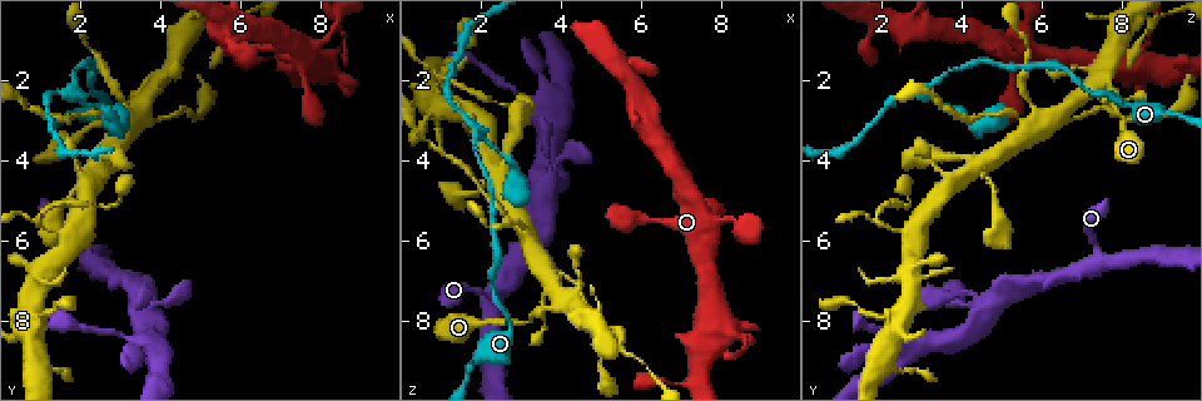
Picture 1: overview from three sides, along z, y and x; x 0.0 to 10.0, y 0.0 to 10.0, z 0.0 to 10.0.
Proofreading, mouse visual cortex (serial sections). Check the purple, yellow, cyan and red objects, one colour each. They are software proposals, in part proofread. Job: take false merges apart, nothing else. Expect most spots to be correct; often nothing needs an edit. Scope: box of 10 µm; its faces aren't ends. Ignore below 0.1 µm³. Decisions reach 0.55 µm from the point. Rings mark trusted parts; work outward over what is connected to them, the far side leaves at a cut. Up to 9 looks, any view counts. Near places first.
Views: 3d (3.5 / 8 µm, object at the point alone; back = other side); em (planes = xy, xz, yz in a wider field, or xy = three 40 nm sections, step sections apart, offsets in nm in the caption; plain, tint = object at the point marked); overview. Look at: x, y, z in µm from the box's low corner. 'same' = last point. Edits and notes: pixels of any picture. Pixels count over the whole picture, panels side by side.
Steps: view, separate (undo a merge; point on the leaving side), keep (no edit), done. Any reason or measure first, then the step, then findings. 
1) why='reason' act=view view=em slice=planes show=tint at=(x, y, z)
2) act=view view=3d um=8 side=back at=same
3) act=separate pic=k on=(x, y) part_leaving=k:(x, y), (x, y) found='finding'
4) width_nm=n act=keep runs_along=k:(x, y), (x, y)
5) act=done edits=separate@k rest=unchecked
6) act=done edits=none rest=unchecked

why='narrows sharply' act=view view=3d um=3.5 at=(8.60, 1.00, 8.65)

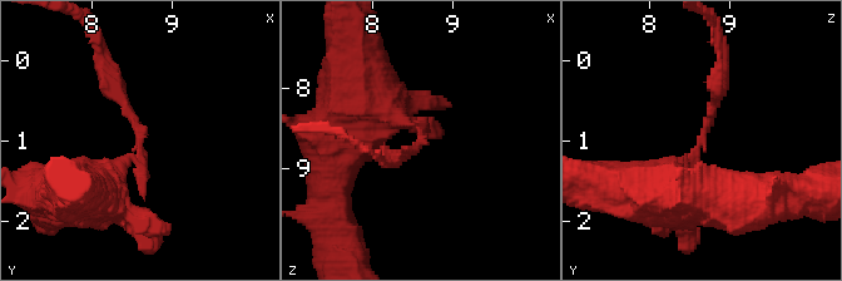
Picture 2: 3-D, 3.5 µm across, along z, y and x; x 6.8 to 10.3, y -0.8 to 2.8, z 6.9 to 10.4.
arm_widths_nm=200,500 why='need the tissue' act=view view=em slice=xy step=1 show=tint at=(8.60, 1.00, 8.65)

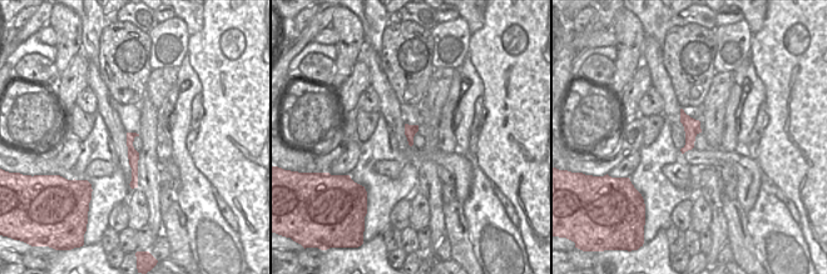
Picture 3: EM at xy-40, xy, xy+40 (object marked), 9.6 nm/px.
act=separate pic=2 on=(130, 114) part_leaving=2:(133, 162), (142, 134), (99, 62) found='a second cell is stuck on'

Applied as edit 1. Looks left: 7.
act=view view=overview

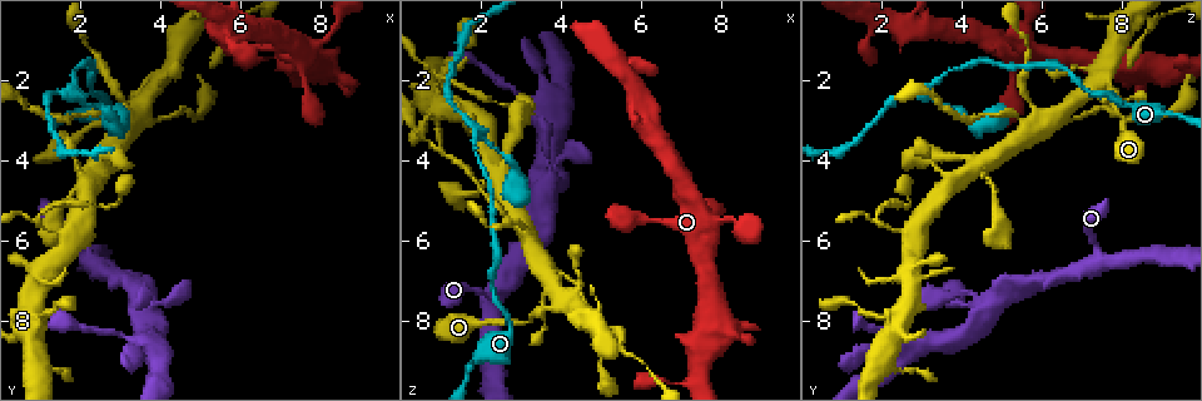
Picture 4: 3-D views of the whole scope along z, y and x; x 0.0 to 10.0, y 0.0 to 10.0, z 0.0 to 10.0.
why='abrupt turn' act=view view=em slice=xy step=5 show=tint at=(3.70, 2.00, 7.70)

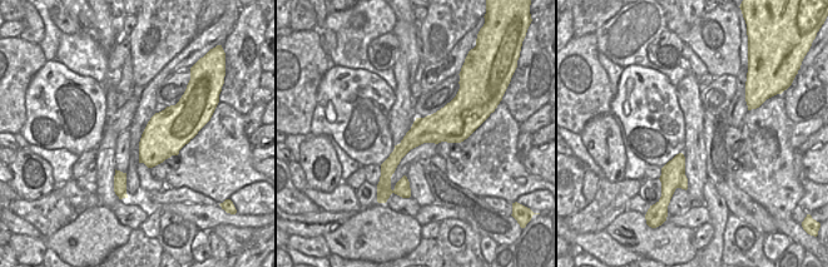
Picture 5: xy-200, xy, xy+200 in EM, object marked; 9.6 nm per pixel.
act=view view=3d um=3.5 at=same

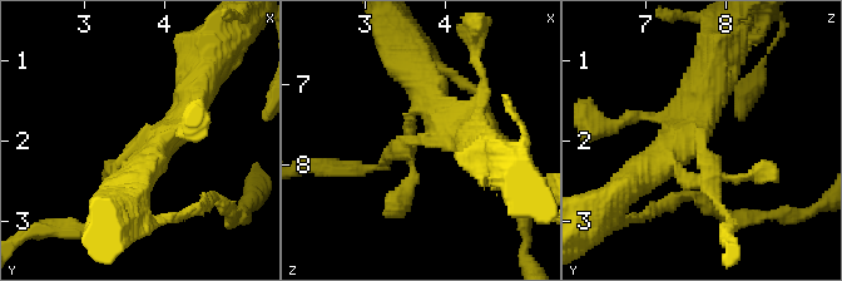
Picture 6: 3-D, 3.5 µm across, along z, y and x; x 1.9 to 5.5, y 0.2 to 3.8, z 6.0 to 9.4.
act=keep runs_along=6:(384, 159), (434, 131), (419, 75) found='one cell here'

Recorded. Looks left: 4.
why='four arms meet' act=view view=3d um=8 at=(3.80, 7.60, 4.35)

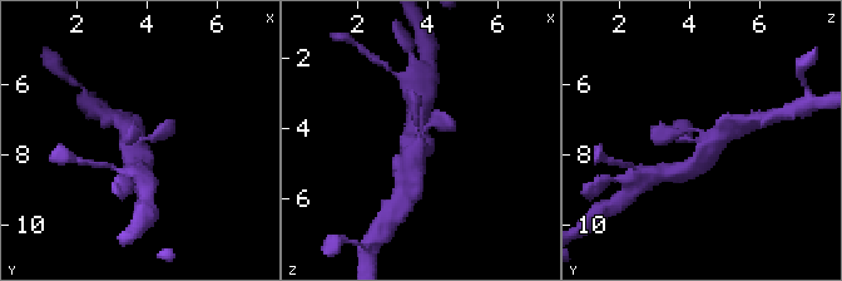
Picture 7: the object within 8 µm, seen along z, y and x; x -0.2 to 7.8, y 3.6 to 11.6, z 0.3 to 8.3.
arms=4 arm_widths_nm=150,200,500,500 why='shape alone is not enough' act=view view=em slice=planes show=tint at=same

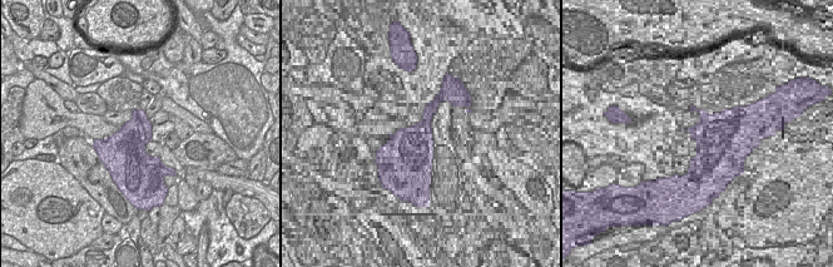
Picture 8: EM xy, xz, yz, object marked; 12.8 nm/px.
act=keep found='one cell here'

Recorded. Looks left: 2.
why='two arms in line, one across' act=view view=3d um=3.5 at=(3.05, 3.35, 5.70)

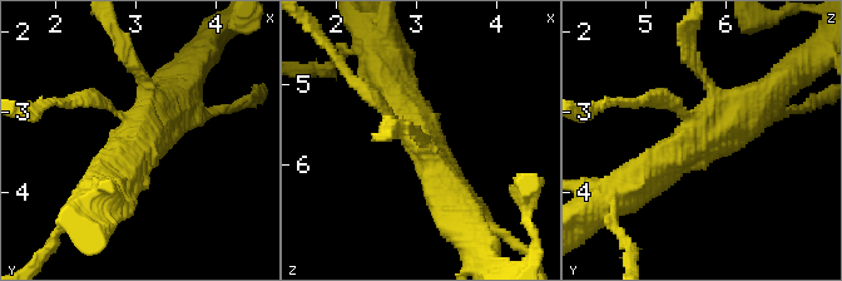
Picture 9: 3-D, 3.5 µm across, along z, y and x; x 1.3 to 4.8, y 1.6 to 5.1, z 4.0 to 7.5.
arms=3 arm_widths_nm=150,400,500 why='need the tissue' act=view view=em slice=xy step=5 show=tint at=(3.10, 3.35, 5.65)

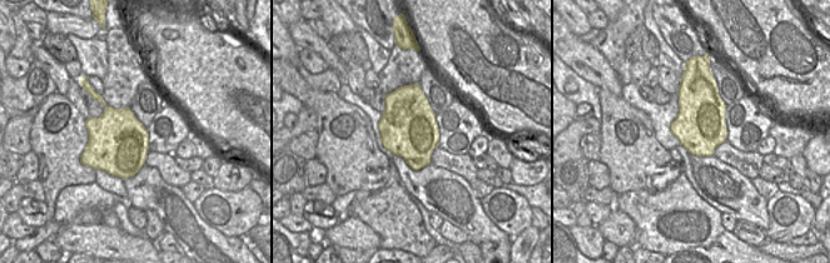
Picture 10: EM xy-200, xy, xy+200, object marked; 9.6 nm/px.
act=keep runs_along=9:(759, 100), (640, 177) found='all the same cell'

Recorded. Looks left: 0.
act=done edits=separate@2 rest=unchecked

